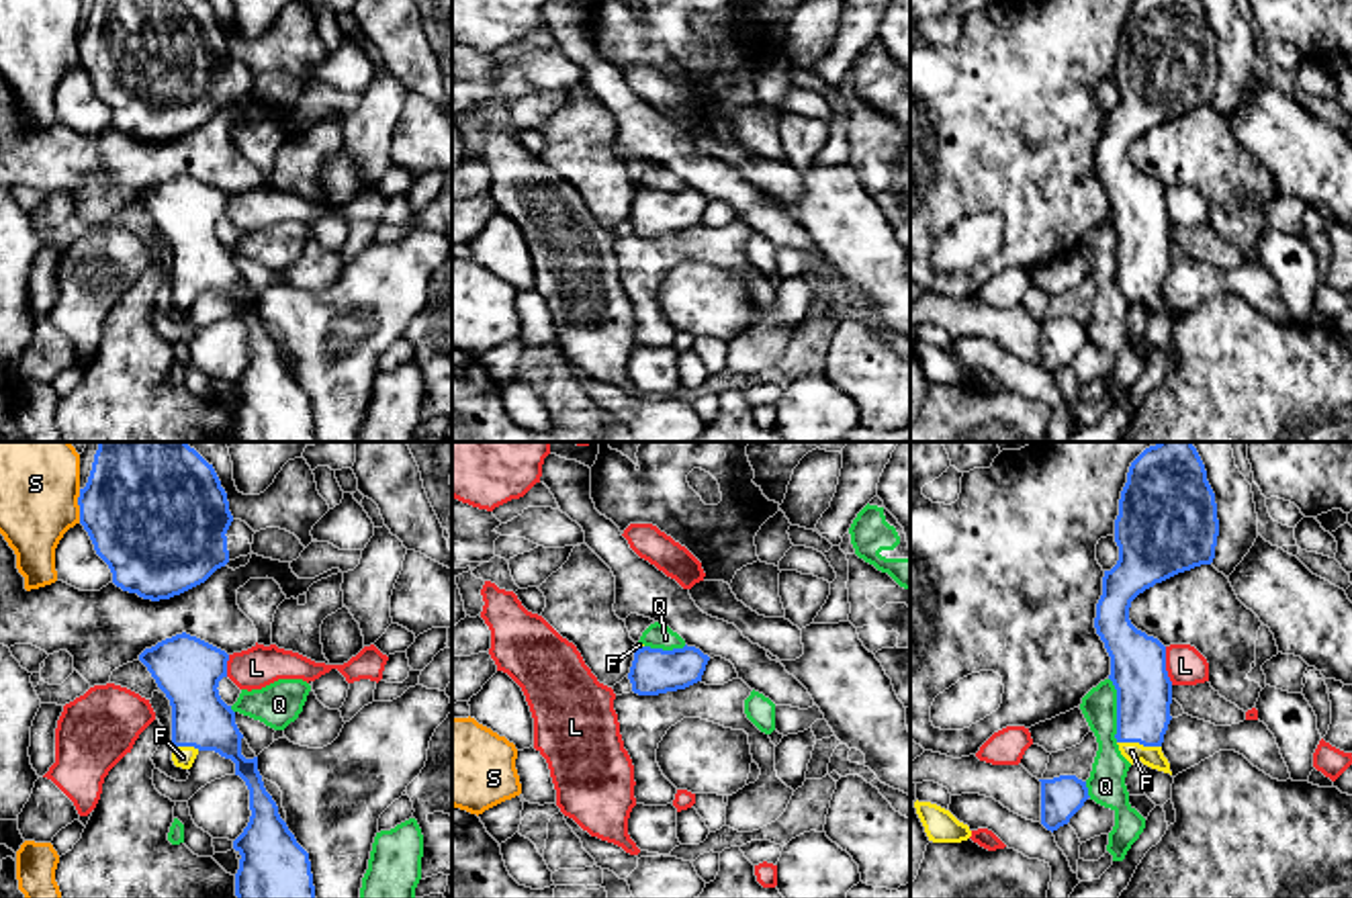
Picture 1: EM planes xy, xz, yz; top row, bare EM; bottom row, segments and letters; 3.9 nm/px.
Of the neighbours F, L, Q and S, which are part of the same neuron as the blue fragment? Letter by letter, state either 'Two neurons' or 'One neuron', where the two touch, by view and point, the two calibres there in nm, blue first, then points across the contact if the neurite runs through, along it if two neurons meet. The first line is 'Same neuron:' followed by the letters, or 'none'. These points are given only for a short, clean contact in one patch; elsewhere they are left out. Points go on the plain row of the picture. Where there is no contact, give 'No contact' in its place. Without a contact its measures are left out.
Same neuron: F
F: One neuron. Touches blue at yz (1140, 285). Thickness 220 nm (blue) against 80 nm
L: Two neurons. Touches blue at yz (1164, 207). Thickness 220 nm (blue) against 150 nm
Q: Two neurons. Touches blue at yz (1117, 252). Thickness 220 nm (blue) against 140 nm
S: Two neurons. Touches blue at xy (78, 46). Thickness 440 nm (blue) against 300 nm

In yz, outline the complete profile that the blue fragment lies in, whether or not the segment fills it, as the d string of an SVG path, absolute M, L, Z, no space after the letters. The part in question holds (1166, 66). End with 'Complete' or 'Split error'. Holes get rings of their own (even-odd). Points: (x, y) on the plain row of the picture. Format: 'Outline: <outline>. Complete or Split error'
Outline: M1135 0L1127 14L1127 25L1119 41L1119 57L1115 61L1115 84L1119 102L1102 119L1102 137L1096 145L1094 170L1111 198L1111 217L1117 231L1117 286L1121 297L1133 307L1143 307L1170 315L1170 305L1162 295L1164 276L1172 262L1172 223L1166 213L1166 188L1145 174L1137 172L1129 162L1131 143L1145 131L1162 125L1178 115L1201 106L1211 106L1219 78L1215 35L1207 23L1207 12L1201 0Z. Split error

